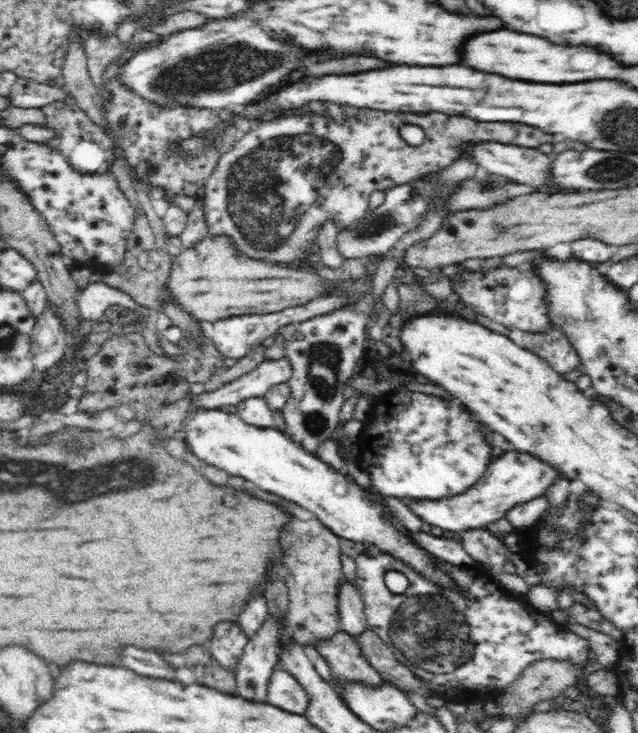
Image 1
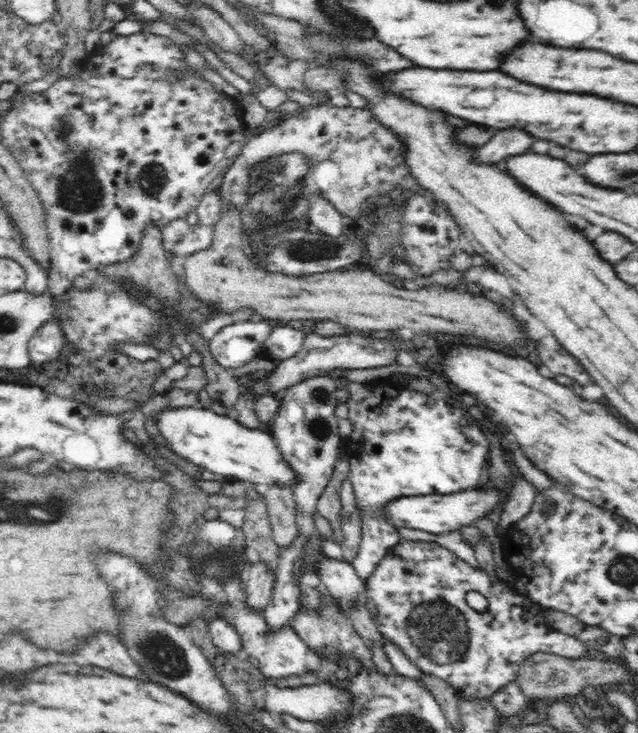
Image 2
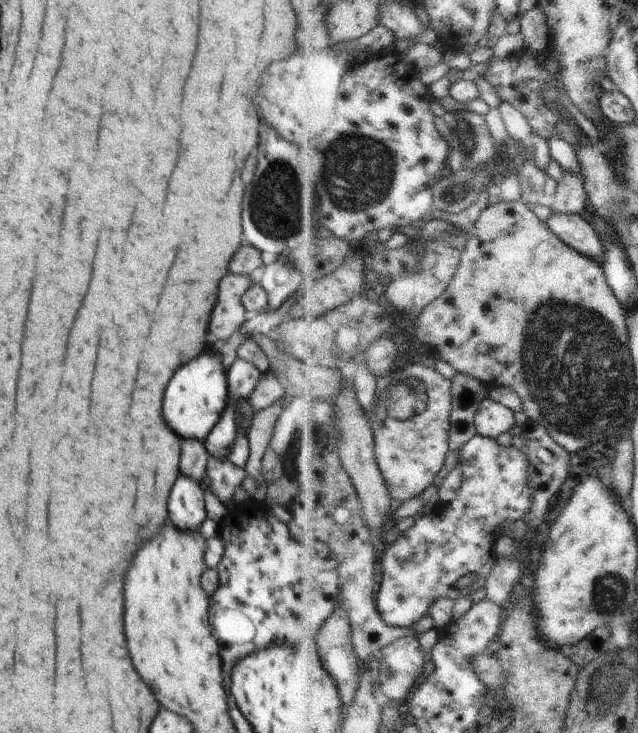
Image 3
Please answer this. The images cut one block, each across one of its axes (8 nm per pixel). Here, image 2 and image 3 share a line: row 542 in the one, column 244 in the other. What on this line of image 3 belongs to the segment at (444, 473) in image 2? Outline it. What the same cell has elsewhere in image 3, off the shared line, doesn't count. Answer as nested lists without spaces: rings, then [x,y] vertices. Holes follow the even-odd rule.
[[[236,358],[232,366],[227,369],[228,399],[226,408],[220,414],[220,419],[214,424],[204,440],[204,447],[208,454],[218,460],[227,461],[230,457],[234,441],[235,414],[240,400],[247,400],[254,388],[261,380],[261,371],[240,358]]]

